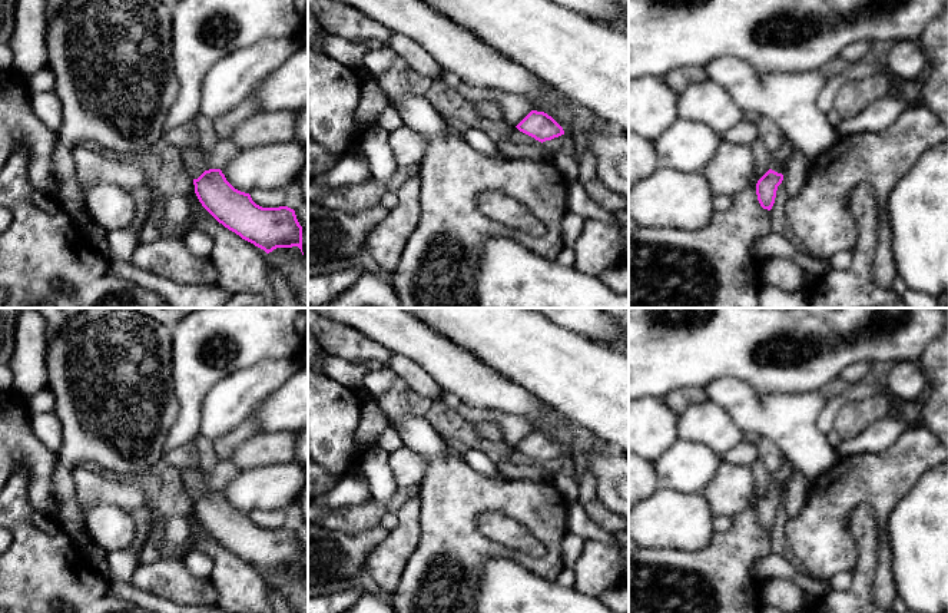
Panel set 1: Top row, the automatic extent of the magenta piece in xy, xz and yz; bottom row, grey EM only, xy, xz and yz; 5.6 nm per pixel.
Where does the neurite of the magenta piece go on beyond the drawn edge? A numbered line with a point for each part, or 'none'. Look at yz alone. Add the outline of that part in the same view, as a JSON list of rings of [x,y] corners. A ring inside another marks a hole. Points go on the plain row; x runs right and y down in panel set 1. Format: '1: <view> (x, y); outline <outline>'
1: yz (778, 483); outline [[[783,460],[778,473],[772,476],[769,490],[783,496],[786,483],[790,478],[793,471],[795,471],[795,467],[792,465],[792,463],[788,460]]]

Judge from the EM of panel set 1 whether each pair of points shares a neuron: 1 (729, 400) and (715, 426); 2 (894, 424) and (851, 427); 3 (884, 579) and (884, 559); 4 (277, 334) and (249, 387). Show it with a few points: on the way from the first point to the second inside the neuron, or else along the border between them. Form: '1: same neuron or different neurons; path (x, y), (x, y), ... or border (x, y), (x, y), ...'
1: different neurons; border (708, 398), (716, 403), (745, 433)
2: different neurons; border (887, 414), (858, 434), (842, 440)
3: same neuron; path (884, 575), (884, 563)
4: different neurons; border (292, 357), (265, 358), (232, 373)

